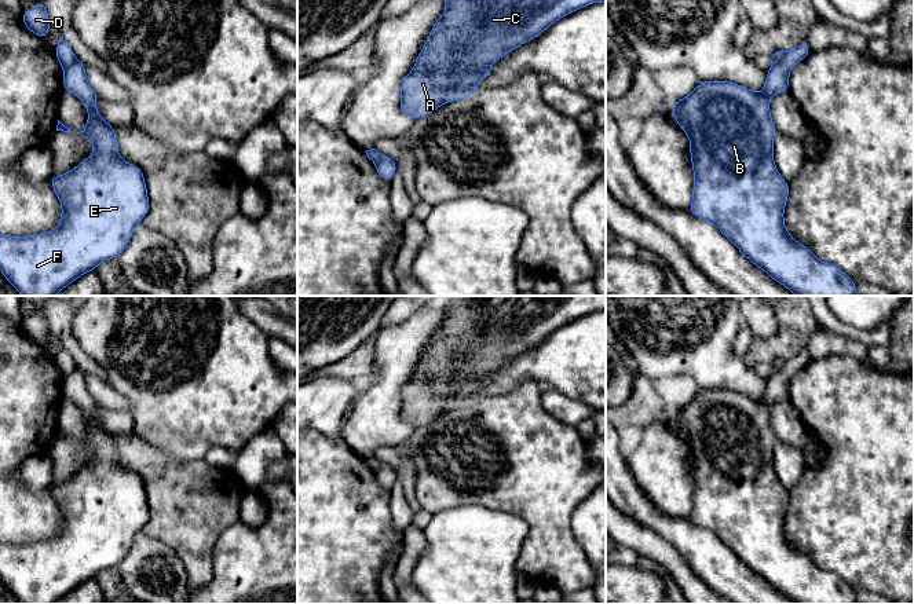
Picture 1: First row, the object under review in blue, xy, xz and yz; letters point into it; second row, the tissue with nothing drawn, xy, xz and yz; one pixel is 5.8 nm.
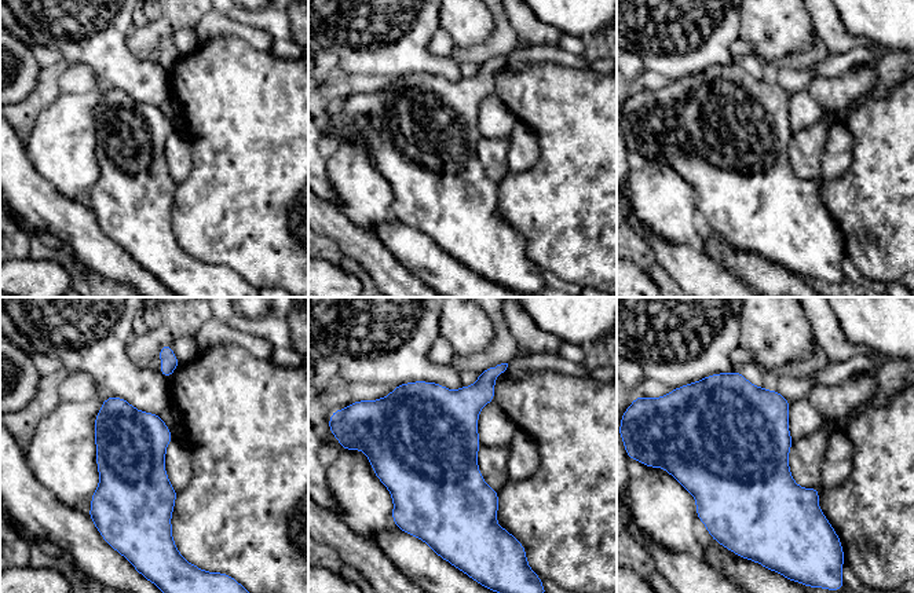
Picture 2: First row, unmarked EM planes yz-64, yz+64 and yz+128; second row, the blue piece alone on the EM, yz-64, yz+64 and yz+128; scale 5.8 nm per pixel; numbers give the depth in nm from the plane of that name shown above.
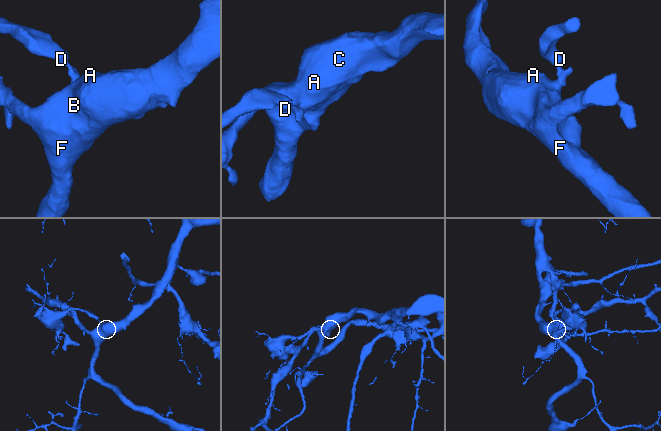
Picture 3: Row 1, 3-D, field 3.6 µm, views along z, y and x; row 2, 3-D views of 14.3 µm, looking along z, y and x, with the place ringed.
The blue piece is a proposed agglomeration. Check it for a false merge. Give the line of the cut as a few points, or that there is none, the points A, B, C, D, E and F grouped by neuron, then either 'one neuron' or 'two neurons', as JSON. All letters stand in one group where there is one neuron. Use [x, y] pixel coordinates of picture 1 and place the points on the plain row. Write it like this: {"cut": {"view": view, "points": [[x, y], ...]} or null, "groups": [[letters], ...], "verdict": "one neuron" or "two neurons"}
{"cut": {"view": "yz", "points": [[785, 361], [772, 374]]}, "groups": [["A", "B", "C", "E", "F"], ["D"]], "verdict": "two neurons"}

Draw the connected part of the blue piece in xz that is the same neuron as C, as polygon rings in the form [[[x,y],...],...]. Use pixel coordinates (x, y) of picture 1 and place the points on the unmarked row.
[[[453,296],[442,299],[446,316],[435,330],[413,377],[401,395],[401,421],[417,428],[453,409],[461,409],[478,399],[478,392],[491,381],[491,374],[505,362],[538,345],[557,327],[592,311],[606,311],[606,296]]]

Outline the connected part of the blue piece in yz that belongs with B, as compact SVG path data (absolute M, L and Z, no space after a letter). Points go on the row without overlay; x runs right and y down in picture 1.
M807 349L785 360L782 369L767 380L760 402L724 388L703 388L691 402L673 410L673 427L690 447L694 479L690 520L719 537L749 570L794 604L859 604L855 587L837 574L819 568L785 535L790 497L774 471L778 439L769 409L776 402L789 400L791 376L809 362Z

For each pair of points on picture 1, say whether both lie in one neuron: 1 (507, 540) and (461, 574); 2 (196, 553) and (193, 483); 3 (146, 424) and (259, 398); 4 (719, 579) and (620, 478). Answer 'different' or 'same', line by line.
1: same
2: same
3: same
4: same

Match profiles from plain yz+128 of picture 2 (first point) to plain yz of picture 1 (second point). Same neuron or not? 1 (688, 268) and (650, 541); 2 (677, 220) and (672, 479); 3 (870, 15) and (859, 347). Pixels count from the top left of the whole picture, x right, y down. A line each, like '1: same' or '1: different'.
1: same
2: same
3: different

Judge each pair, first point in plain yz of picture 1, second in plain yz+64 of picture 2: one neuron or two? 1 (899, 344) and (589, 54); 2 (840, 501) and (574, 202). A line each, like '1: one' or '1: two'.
1: one
2: one

